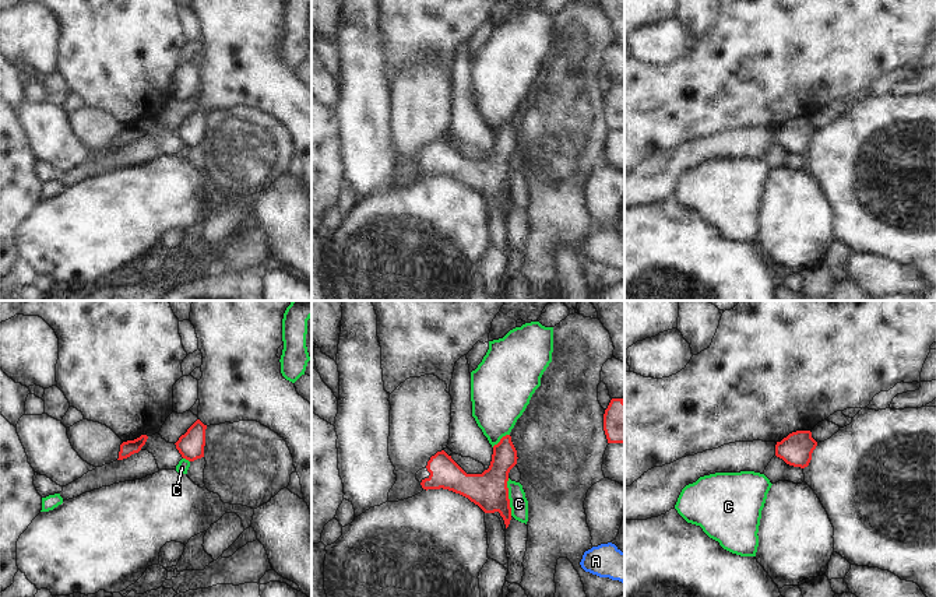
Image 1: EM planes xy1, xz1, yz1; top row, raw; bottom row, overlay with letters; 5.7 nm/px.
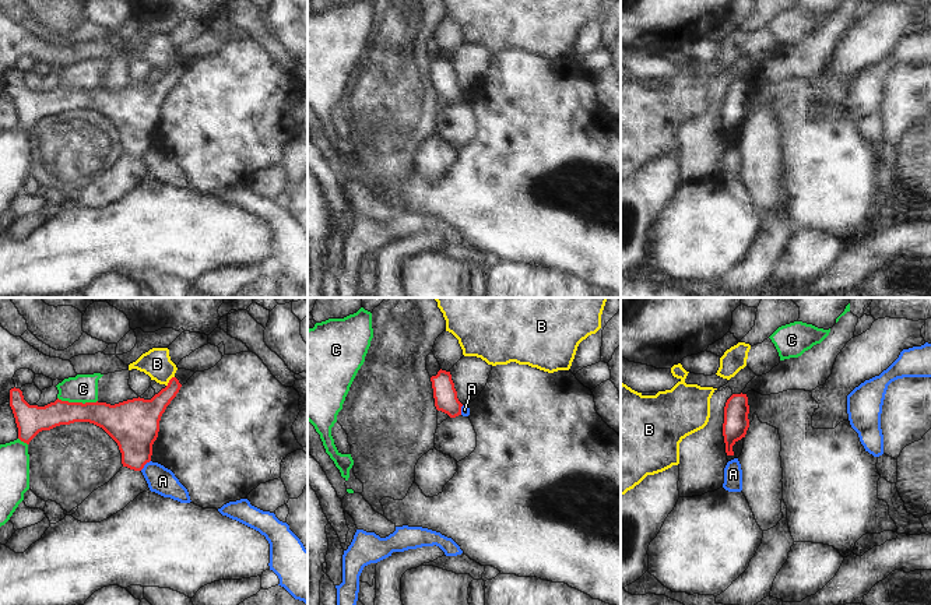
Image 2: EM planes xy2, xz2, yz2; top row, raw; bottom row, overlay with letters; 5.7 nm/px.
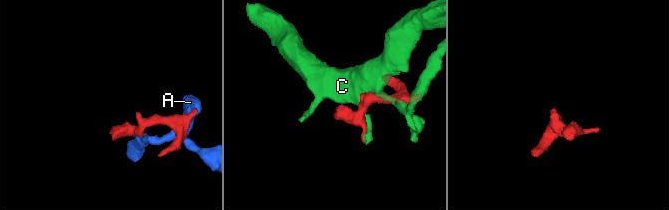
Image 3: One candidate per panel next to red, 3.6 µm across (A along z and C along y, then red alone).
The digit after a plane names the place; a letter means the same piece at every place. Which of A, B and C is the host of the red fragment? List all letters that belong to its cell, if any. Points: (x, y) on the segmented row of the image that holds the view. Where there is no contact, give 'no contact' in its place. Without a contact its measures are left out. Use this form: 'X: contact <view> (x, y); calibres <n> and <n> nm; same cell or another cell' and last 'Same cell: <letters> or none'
A: contact xy2 (144, 464); calibres 280 and 160 nm; another cell
B: contact xy2 (169, 382); calibres 190 and 170 nm; another cell
C: contact xy2 (77, 403); calibres 180 and 160 nm; another cell
Same cell: none

